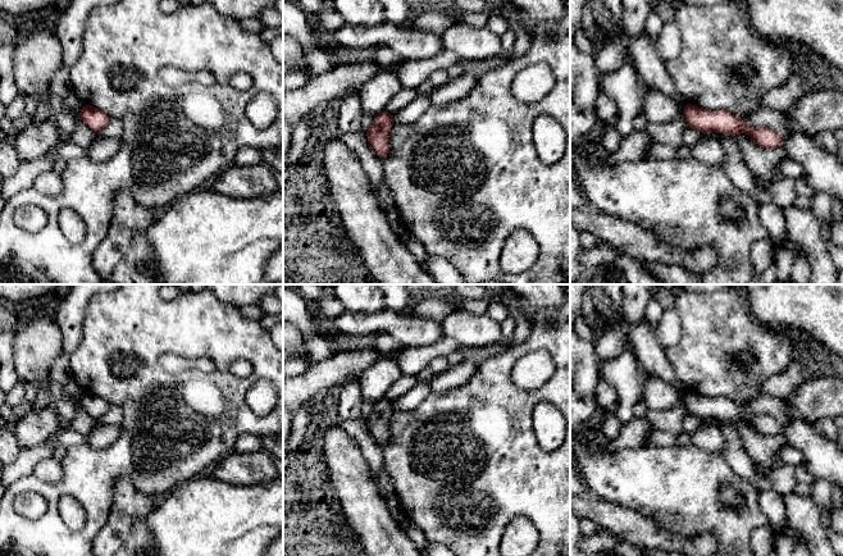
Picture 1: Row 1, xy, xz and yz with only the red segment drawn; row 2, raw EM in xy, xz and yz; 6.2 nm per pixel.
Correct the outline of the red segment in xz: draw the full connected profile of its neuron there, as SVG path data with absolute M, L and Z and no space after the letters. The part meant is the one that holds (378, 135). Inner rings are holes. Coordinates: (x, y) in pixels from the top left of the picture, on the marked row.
M383 110L374 117L372 127L366 131L368 142L379 158L389 154L388 141L392 126L393 115Z

